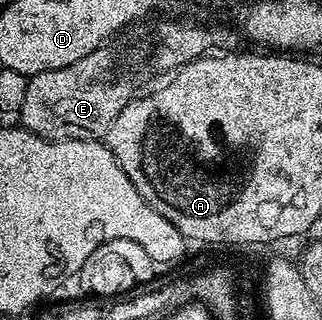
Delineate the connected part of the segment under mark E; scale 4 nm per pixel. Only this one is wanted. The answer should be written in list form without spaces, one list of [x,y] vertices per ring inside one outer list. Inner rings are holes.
[[[148,18],[125,28],[111,42],[86,54],[86,58],[78,58],[78,62],[70,66],[29,76],[26,102],[22,102],[22,110],[18,113],[19,123],[44,140],[100,140],[107,137],[114,118],[118,118],[120,111],[141,91],[140,84],[146,83],[155,72],[168,74],[200,56],[209,55],[213,49],[232,50],[237,47],[236,36],[228,28],[216,28],[211,32],[200,24],[156,19]]]

